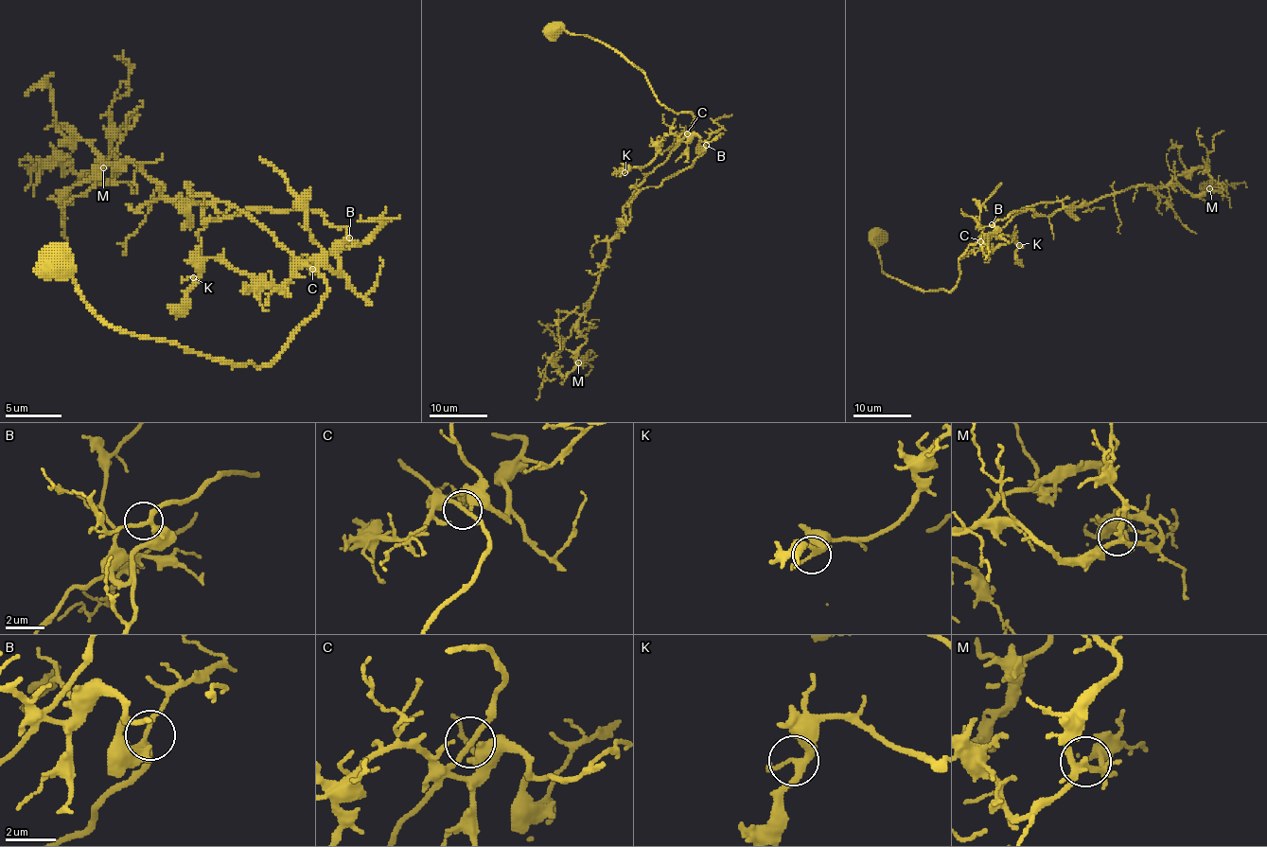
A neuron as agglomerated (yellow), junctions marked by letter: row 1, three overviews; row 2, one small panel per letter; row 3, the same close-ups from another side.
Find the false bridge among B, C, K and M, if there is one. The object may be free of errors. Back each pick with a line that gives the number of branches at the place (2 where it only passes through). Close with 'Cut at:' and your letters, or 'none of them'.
Cut at: none of them

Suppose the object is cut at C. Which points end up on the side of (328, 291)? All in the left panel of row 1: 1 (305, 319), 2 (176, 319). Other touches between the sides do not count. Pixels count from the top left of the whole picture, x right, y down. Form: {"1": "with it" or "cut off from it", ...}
{"1": "with it", "2": "cut off from it"}

